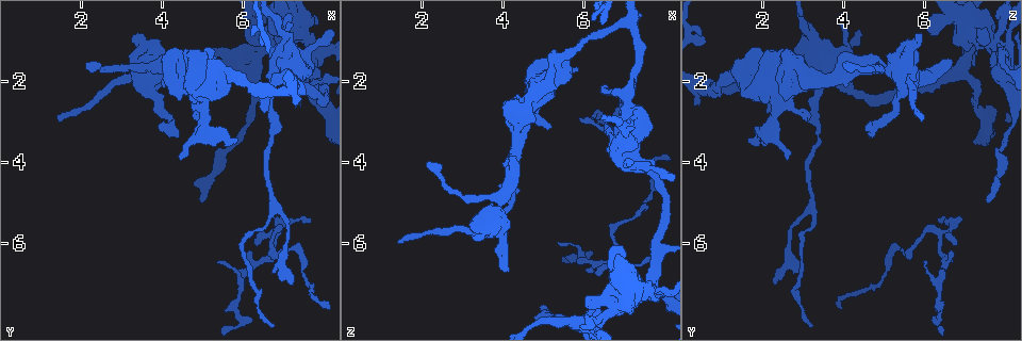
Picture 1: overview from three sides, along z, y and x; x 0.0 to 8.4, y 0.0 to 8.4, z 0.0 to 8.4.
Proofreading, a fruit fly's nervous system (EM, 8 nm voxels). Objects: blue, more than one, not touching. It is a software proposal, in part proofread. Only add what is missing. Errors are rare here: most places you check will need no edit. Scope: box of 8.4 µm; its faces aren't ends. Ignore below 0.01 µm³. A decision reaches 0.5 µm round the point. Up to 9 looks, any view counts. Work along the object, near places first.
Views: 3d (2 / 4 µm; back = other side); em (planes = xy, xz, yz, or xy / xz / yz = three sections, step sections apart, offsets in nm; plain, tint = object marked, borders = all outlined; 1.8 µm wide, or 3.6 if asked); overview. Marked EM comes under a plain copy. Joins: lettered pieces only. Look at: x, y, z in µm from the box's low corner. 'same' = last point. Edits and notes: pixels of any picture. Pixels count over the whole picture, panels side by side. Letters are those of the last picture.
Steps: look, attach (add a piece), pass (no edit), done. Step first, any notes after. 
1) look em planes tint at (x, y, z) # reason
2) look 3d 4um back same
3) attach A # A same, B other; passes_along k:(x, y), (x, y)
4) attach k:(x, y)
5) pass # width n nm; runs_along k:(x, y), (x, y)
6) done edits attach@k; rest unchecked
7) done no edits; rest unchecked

look em xy step 8 borders at (6.40, 6.00, 6.75) # tapers out

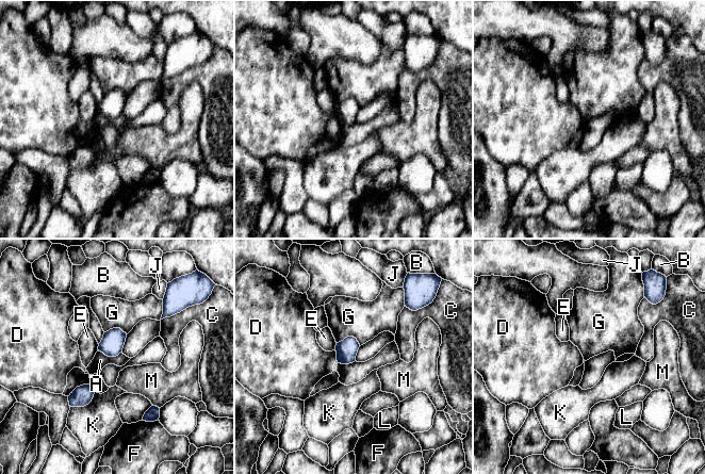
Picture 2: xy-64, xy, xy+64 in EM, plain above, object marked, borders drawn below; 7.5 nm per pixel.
look em planes borders same # cut it another way

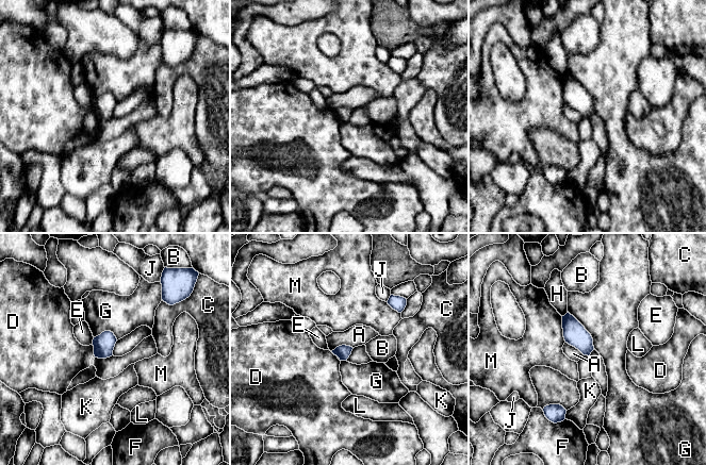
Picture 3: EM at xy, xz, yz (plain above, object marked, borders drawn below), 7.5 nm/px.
pass # A other, B other, C other, D other, E other, F other, G other, H other, J other, K other, L other, M other; no lettered piece goes on from it

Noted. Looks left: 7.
look em yz step 16 borders at (4.95, 4.95, 7.55) # tapers out

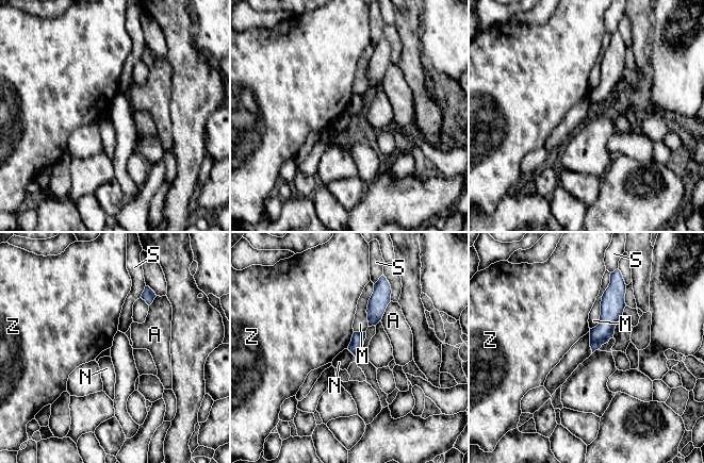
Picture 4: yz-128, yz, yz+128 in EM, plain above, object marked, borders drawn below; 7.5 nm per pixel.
look em planes borders same

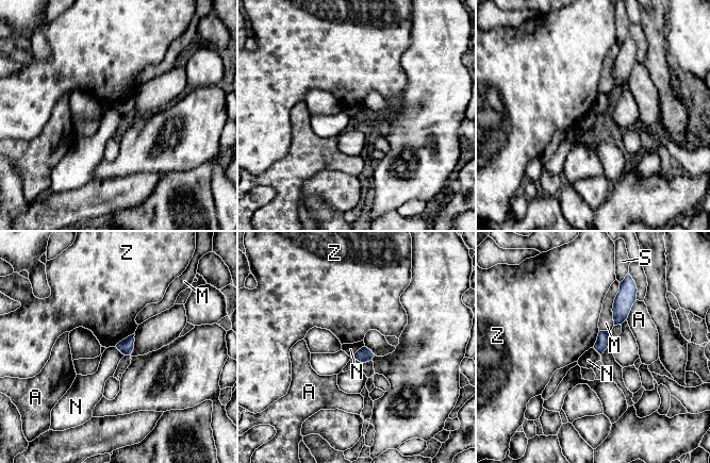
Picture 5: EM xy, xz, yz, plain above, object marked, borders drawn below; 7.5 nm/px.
pass # width 100 nm; A other, M other, N other, S other, Z other; border 5:(364, 346), (352, 357); none of them fits

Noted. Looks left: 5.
look em 3.6um planes borders at (6.40, 1.40, 7.80) # abrupt turn

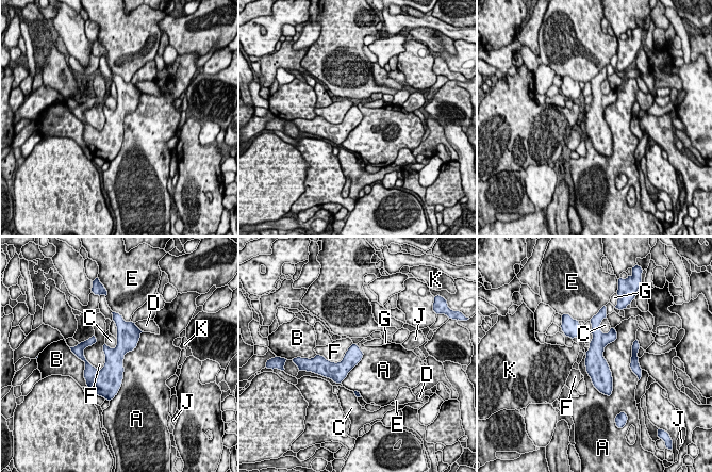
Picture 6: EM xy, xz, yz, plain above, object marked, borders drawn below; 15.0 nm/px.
pass # width 240 nm; longest_contact A 1000 nm; A other, B other, C other, D other, E other, F other, G other, J other, K other; no lettered piece goes on from it

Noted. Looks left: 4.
look em planes borders at (6.75, 0.65, 6.25) # sharp bend

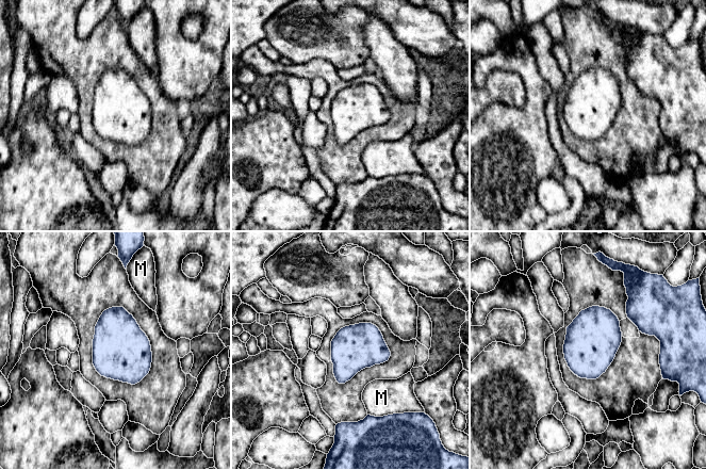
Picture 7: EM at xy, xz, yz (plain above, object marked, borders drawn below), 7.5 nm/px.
pass # M other; border 7:(367, 414), (375, 416), (389, 415); no lettered piece goes on from it

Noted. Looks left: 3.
done no edits; rest unchecked

